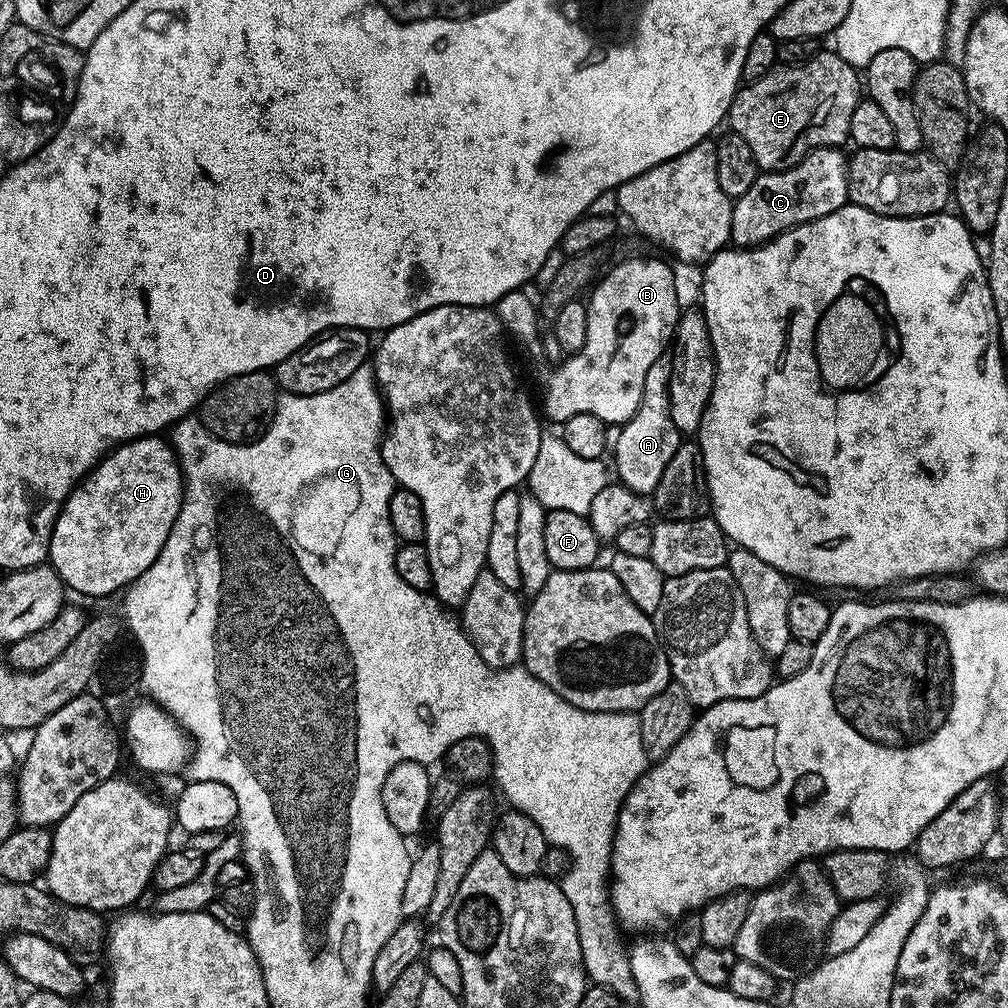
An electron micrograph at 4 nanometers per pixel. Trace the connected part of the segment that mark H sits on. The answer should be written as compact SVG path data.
M159 435L142 436L138 440L130 440L127 444L122 444L119 448L112 449L73 488L72 493L69 494L66 502L60 508L58 518L52 527L52 537L50 538L50 546L48 547L48 560L50 561L51 568L59 574L62 583L71 589L71 591L73 588L74 591L81 592L84 596L108 596L111 592L116 591L119 593L121 590L127 589L128 585L133 584L146 570L150 570L154 558L158 558L162 546L166 546L166 538L170 538L170 530L178 518L180 507L184 501L184 475L180 473L180 463L176 461L176 452L173 450L171 443L167 439L160 439L164 438L161 438Z

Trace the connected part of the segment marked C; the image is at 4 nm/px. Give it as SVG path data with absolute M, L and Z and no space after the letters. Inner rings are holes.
M815 148L808 155L782 172L764 172L760 174L750 190L734 200L732 206L731 243L738 248L758 248L782 232L788 232L800 224L809 224L811 220L834 214L834 210L849 203L848 198L848 160L840 148Z

